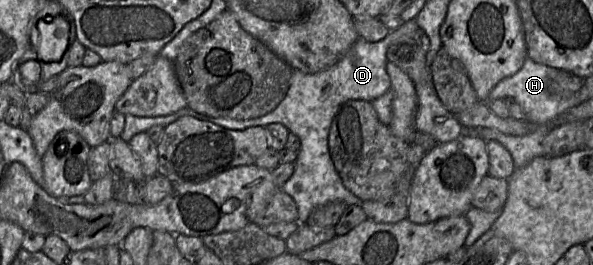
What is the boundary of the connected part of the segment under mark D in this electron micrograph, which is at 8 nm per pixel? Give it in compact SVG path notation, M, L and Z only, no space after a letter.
M415 19L409 20L401 27L391 32L381 41L369 42L359 37L349 51L330 68L307 74L294 70L291 84L285 98L272 112L255 119L234 120L209 117L195 112L188 107L171 115L159 117L137 117L126 115L125 127L121 138L129 142L133 136L145 132L153 126L165 128L182 116L192 117L210 122L230 130L245 130L251 127L266 127L273 123L283 124L288 130L297 135L301 146L295 161L295 170L289 180L283 185L282 191L290 195L296 203L299 224L307 221L311 212L318 206L333 201L343 201L348 206L361 205L362 201L348 191L342 183L329 154L328 134L332 119L339 107L348 100L364 100L372 102L390 90L391 80L386 71L387 50L398 42L415 44L414 36L421 28Z

